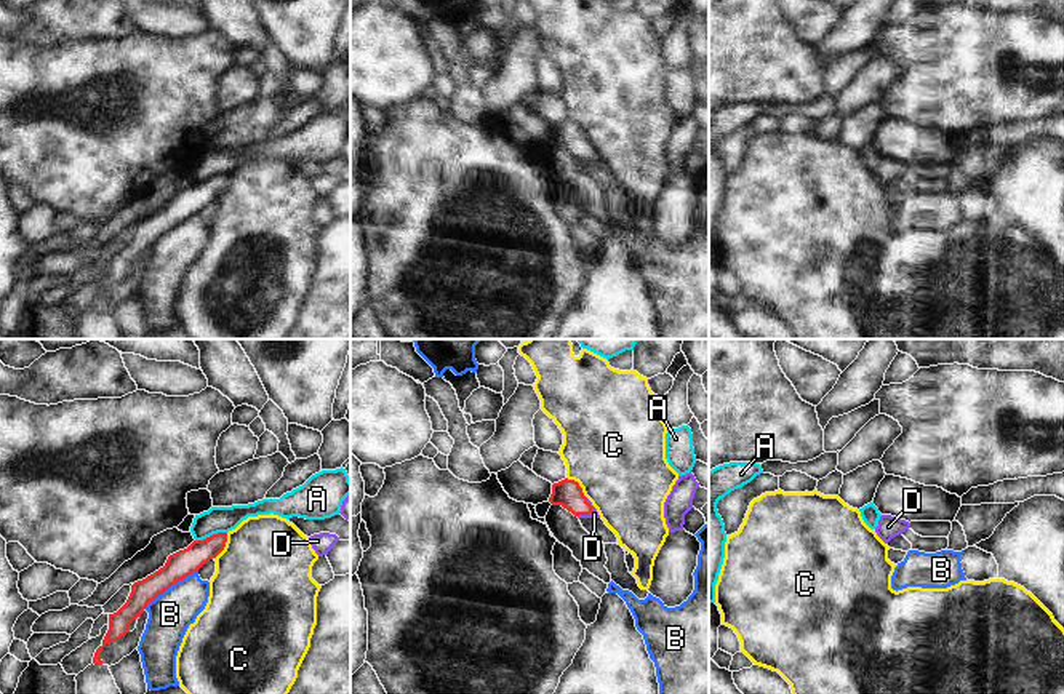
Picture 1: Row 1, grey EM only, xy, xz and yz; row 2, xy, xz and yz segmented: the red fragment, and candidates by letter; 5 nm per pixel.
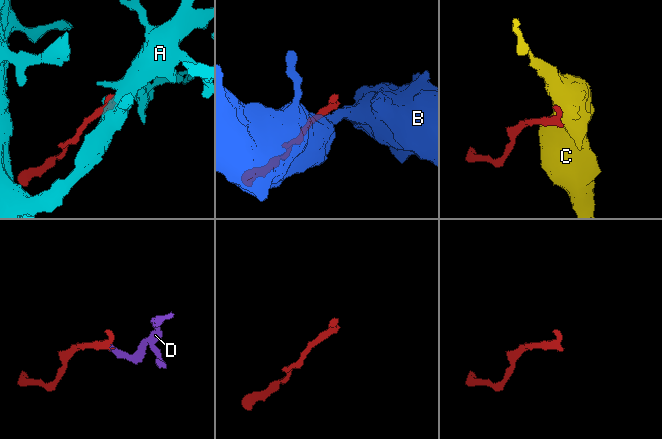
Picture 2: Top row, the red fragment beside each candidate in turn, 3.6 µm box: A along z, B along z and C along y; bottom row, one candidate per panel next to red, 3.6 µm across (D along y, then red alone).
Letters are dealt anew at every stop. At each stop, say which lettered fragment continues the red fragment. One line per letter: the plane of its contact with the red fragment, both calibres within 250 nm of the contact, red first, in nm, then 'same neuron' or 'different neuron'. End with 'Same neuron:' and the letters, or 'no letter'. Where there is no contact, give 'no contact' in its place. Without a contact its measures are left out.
A: contact in xy; calibres 140 and 130 nm; different neuron
B: contact in xy; calibres 140 and 220 nm; different neuron
C: contact in xz; calibres 140 and 480 nm; different neuron
D: contact in xz; calibres 140 and 40 nm; same neuron
Same neuron: D

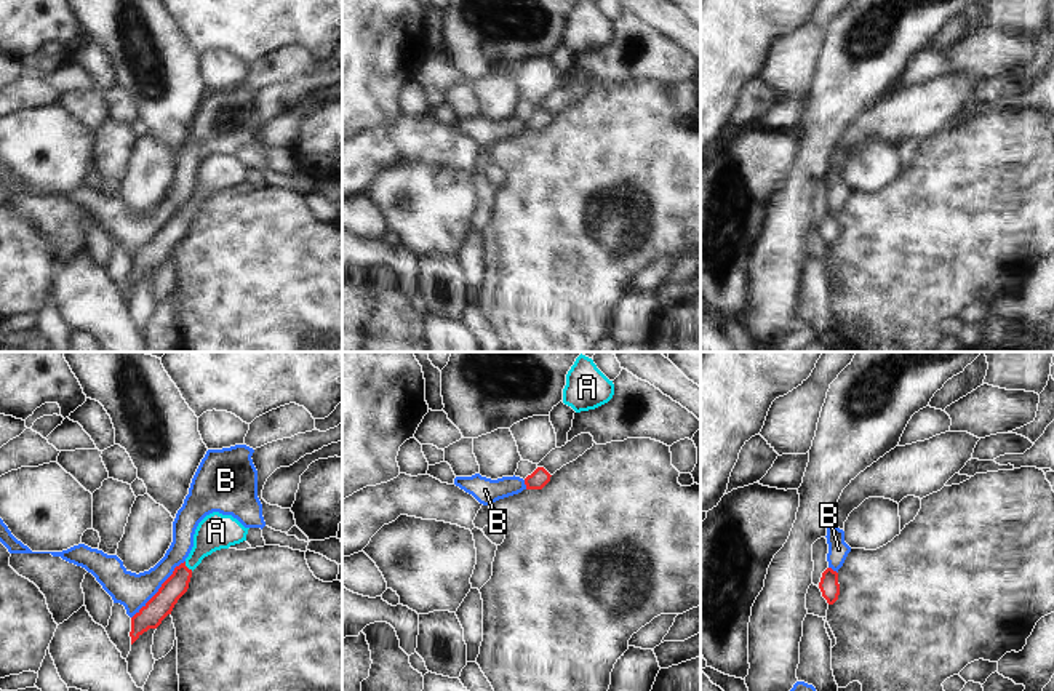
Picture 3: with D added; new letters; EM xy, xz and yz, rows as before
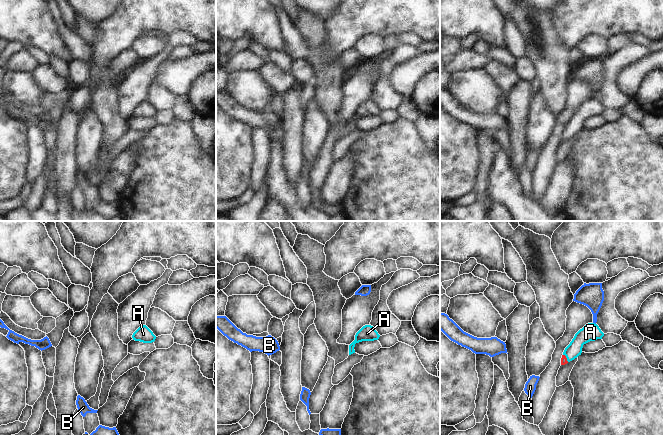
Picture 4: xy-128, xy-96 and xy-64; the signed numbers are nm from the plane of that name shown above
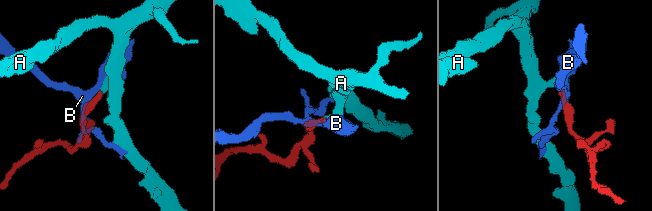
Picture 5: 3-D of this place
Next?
A: contact in xy; calibres 120 and 180 nm; same neuron
B: contact in xy; calibres 120 and 180 nm; different neuron
Same neuron: A

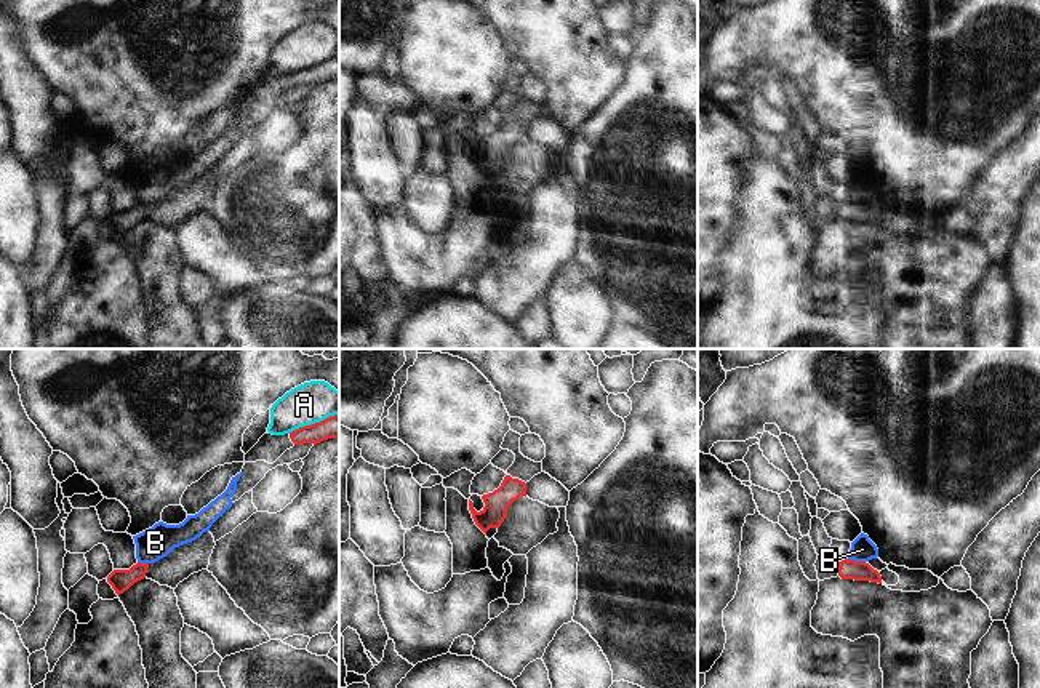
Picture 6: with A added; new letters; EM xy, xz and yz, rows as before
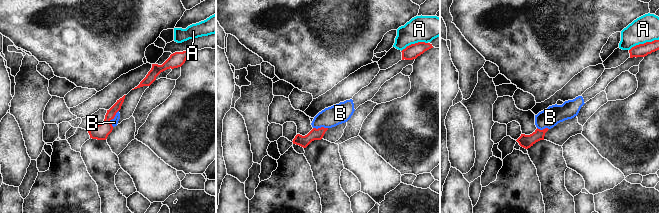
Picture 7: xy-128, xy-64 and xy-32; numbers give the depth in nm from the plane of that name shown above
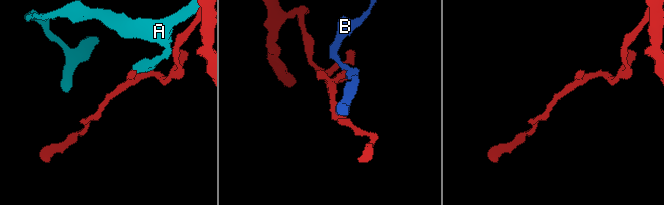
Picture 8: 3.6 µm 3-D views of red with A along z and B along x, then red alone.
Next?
A: contact in xy; calibres 120 and 200 nm; different neuron
B: contact in yz; calibres 100 and 120 nm; different neuron
Same neuron: no letter

